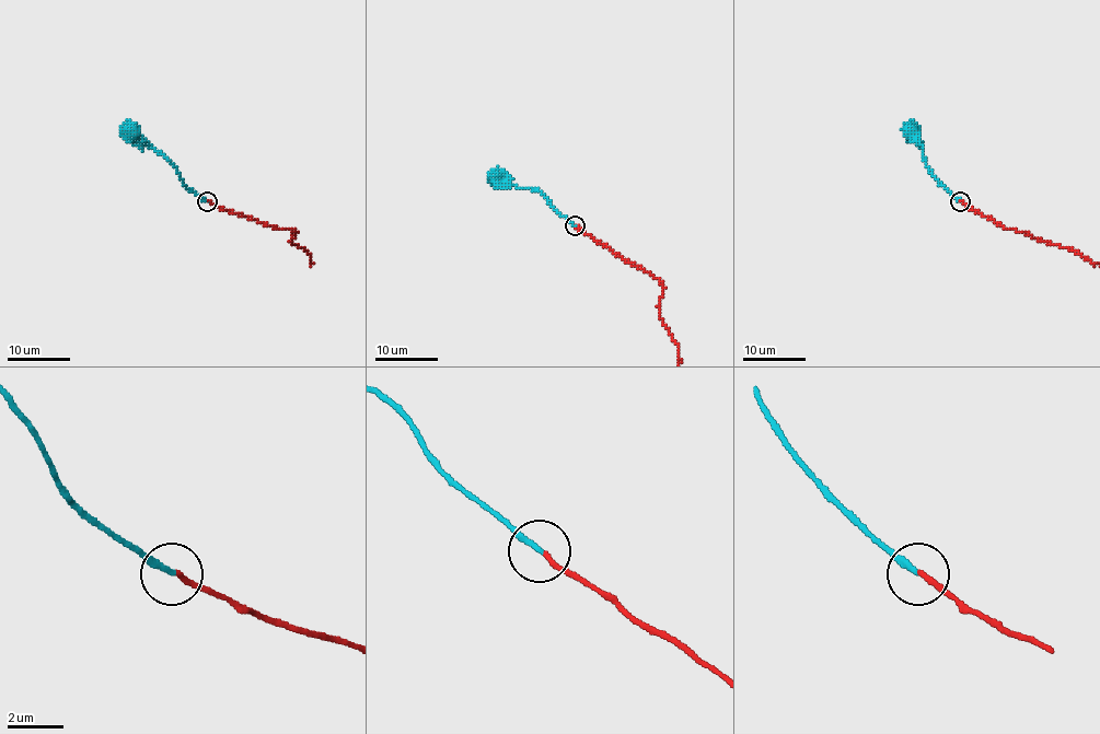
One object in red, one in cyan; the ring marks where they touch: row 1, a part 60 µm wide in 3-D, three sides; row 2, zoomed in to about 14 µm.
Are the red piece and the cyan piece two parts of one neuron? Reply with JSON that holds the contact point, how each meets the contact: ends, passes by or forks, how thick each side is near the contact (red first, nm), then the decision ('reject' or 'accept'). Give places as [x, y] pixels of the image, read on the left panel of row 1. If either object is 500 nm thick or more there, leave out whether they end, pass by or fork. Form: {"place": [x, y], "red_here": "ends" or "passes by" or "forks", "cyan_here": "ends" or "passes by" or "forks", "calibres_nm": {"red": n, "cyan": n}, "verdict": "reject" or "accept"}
{"place": [207, 201], "red_here": "ends", "cyan_here": "ends", "calibres_nm": {"red": 180, "cyan": 220}, "verdict": "accept"}

